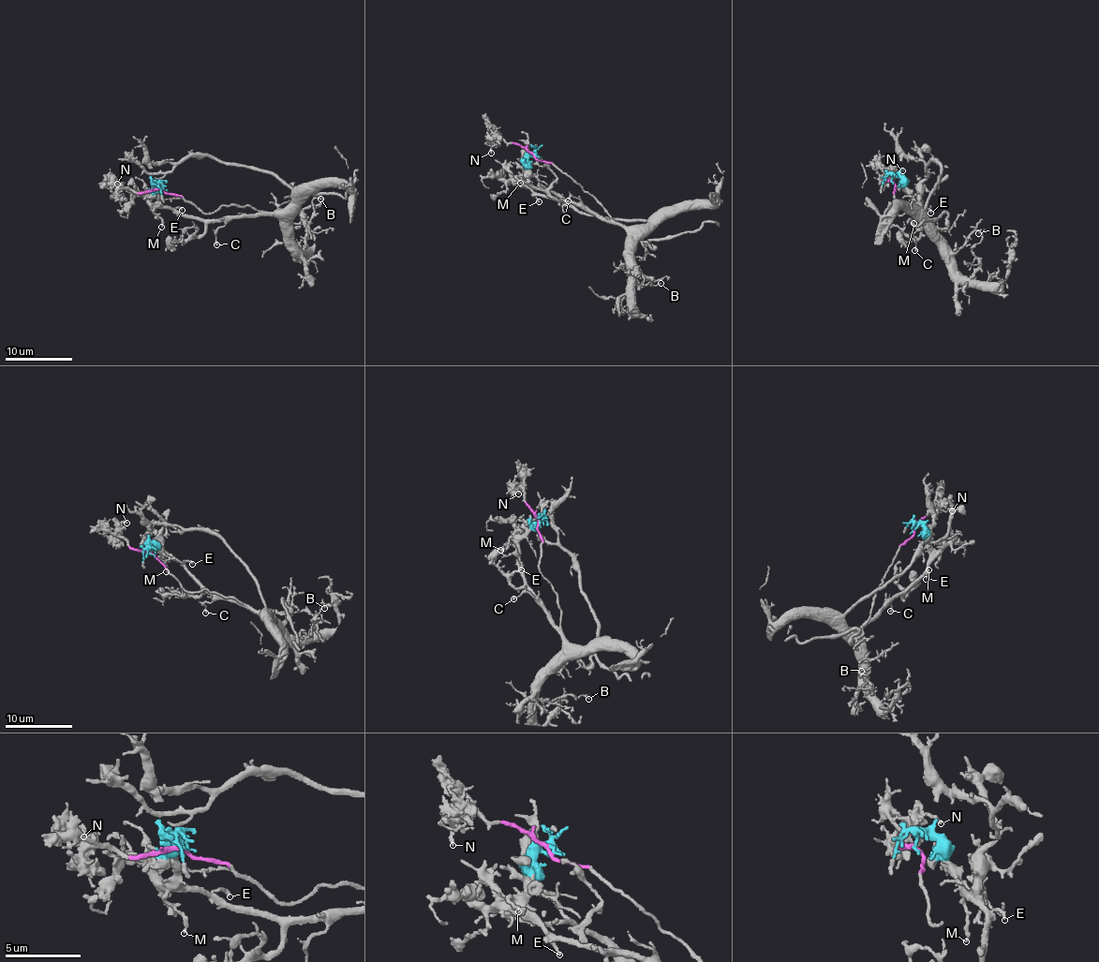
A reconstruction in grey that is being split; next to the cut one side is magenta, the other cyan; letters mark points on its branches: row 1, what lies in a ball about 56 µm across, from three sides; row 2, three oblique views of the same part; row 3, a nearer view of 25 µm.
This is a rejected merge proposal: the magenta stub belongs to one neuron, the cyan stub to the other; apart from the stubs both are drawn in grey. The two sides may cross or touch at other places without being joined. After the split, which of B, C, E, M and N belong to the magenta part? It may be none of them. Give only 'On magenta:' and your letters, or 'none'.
On magenta: N

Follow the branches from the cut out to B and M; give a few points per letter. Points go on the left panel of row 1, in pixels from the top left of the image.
B: (160, 189), (155, 184), (158, 202), (202, 218), (274, 215), (283, 239), (301, 249), (312, 200), (320, 199)
M: (160, 189), (155, 184), (155, 214), (162, 220), (162, 227)

